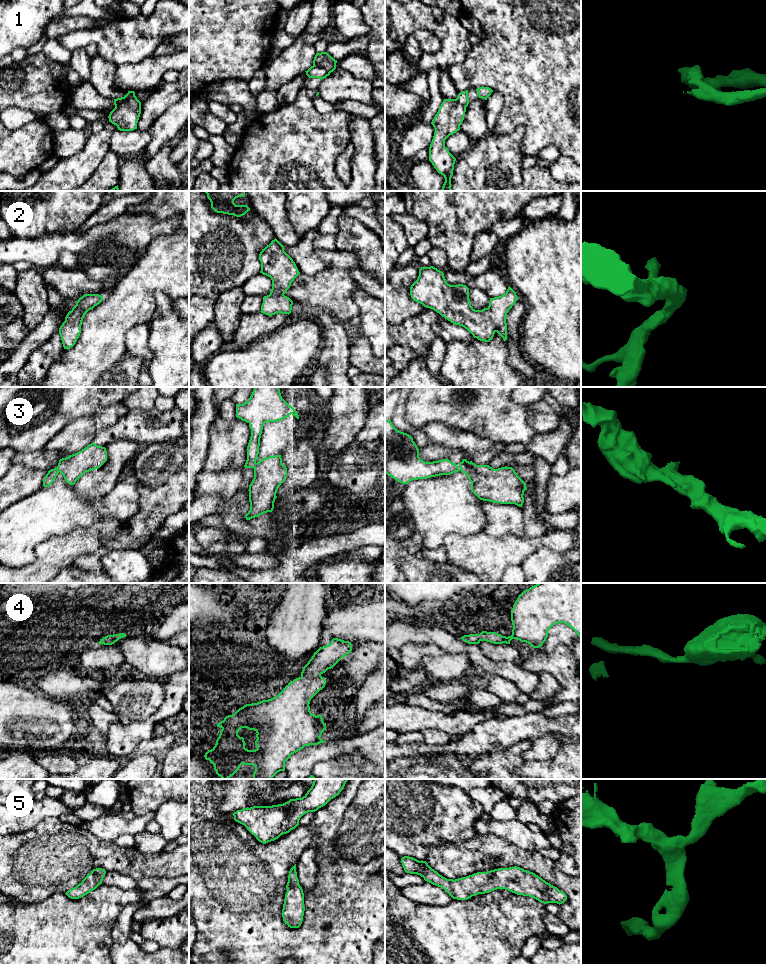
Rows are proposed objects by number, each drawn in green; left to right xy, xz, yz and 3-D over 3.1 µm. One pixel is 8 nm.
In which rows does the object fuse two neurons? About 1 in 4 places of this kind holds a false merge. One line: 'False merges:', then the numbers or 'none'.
False merges: 1

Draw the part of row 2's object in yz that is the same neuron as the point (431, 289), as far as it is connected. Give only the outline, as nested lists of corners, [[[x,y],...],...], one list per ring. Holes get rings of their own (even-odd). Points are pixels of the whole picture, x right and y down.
[[[433,266],[419,269],[419,276],[410,287],[410,295],[414,301],[433,309],[451,323],[467,329],[474,338],[485,342],[492,340],[496,332],[504,341],[507,340],[506,316],[518,300],[516,292],[509,286],[505,294],[490,298],[487,308],[475,310],[470,303],[469,288],[463,284],[448,284],[444,273]]]

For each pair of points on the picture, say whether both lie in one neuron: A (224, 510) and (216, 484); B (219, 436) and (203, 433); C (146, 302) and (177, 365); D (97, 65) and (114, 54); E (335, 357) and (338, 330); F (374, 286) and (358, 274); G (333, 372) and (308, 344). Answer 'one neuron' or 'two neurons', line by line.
A: one neuron
B: two neurons
C: two neurons
D: two neurons
E: one neuron
F: one neuron
G: two neurons

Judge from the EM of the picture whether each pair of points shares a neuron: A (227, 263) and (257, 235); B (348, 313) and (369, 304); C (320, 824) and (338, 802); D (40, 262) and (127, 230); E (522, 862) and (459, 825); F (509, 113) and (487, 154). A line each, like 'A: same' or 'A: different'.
A: same
B: different
C: same
D: same
E: different
F: different

